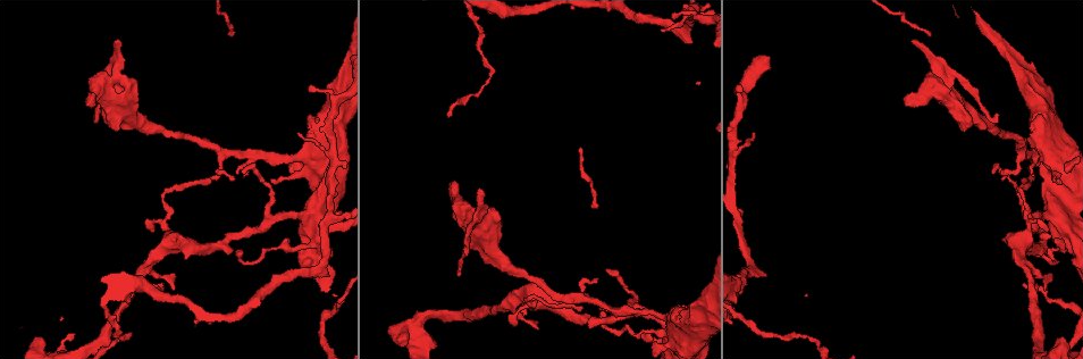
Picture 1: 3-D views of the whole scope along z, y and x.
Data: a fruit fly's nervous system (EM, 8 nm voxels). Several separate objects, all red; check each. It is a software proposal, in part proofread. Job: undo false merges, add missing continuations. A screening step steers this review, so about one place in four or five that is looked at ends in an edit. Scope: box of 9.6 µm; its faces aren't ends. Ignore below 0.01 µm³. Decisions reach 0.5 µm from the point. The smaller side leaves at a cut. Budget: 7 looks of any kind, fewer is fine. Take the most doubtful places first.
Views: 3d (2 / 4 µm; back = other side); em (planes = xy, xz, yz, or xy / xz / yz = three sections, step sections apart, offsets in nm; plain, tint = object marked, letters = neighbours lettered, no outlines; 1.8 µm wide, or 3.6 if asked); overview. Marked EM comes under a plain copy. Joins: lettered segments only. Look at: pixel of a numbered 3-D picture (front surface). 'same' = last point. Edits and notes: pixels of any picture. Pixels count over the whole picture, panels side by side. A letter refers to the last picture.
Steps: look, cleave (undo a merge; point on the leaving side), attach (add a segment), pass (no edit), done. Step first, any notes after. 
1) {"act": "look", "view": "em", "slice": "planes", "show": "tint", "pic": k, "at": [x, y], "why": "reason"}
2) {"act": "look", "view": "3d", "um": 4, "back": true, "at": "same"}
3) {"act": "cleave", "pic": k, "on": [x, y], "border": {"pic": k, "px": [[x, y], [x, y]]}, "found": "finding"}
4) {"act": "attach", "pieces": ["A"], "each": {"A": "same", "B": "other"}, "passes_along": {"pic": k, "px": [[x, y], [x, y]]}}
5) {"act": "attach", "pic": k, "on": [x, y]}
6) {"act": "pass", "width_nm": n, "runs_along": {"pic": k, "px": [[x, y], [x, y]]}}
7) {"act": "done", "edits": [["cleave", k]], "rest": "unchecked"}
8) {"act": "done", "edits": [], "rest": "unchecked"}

{"act": "look", "view": "3d", "um": 4, "back": true, "pic": 1, "at": [908, 105], "why": "thick end"}

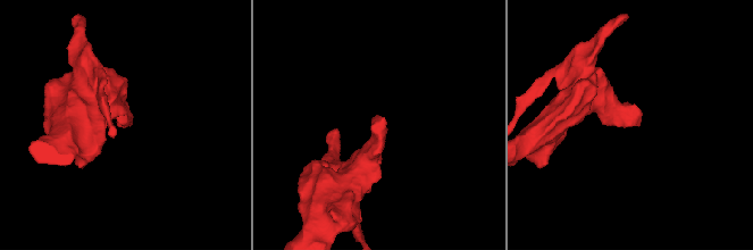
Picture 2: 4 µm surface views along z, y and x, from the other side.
{"act": "look", "view": "em", "um": 3.6, "slice": "yz", "step": 16, "show": "tint", "pic": 2, "at": [130, 126]}

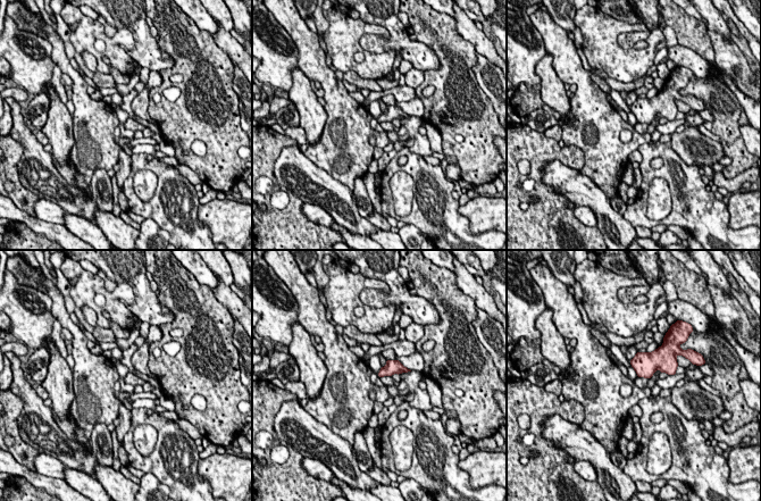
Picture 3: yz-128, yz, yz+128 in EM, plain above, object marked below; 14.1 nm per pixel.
{"act": "look", "view": "em", "um": 3.6, "slice": "yz", "step": 16, "show": "letters", "at": "same", "why": "see the neighbours"}

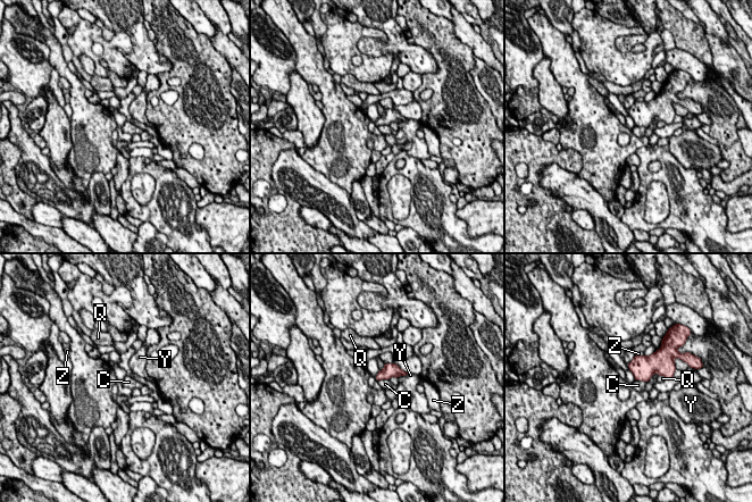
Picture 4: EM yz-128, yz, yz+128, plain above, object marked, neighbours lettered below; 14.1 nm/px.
{"act": "pass", "each": {"C": "other", "Q": "other", "Y": "other", "Z": "other"}, "border": {"pic": 4, "px": [[387, 378], [377, 381]]}, "found": "no lettered segment goes on from it"}

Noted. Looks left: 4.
{"act": "look", "view": "em", "slice": "planes", "show": "tint", "pic": 1, "at": [1041, 128], "why": "calibre changes"}

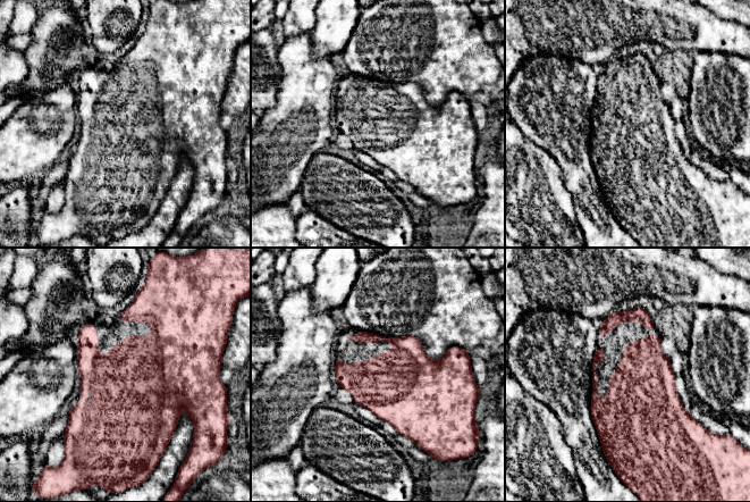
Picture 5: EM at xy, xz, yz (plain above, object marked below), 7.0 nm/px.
{"act": "look", "view": "em", "slice": "planes", "show": "letters", "at": "same", "why": "see the neighbours"}

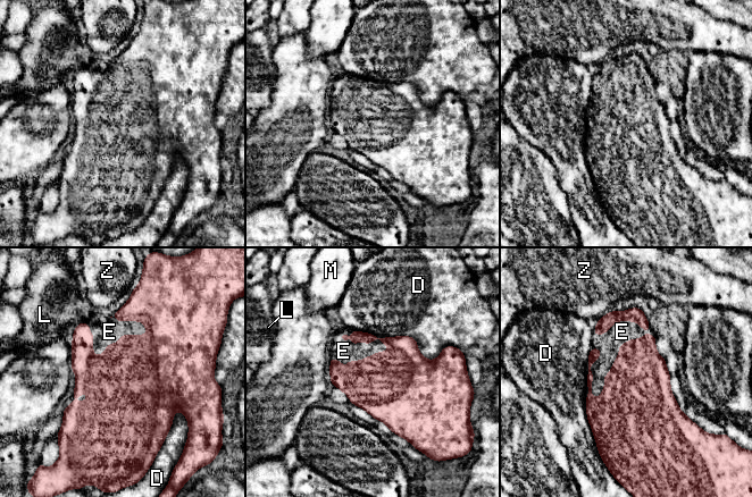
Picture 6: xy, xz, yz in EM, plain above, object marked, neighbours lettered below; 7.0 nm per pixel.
{"act": "attach", "pieces": ["E"], "longest_contact_nm": ["D", 700], "each": {"D": "other", "E": "same", "L": "other", "M": "other", "Z": "other"}, "passes_along": {"pic": 6, "px": [[384, 386], [360, 361], [343, 351]]}, "found": "it goes on there"}

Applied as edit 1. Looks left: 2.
{"act": "done", "edits": [["attach", 6]], "rest": "unchecked"}

